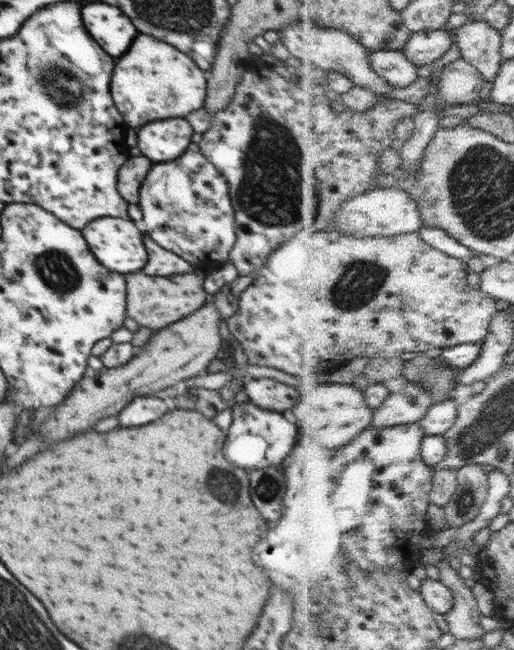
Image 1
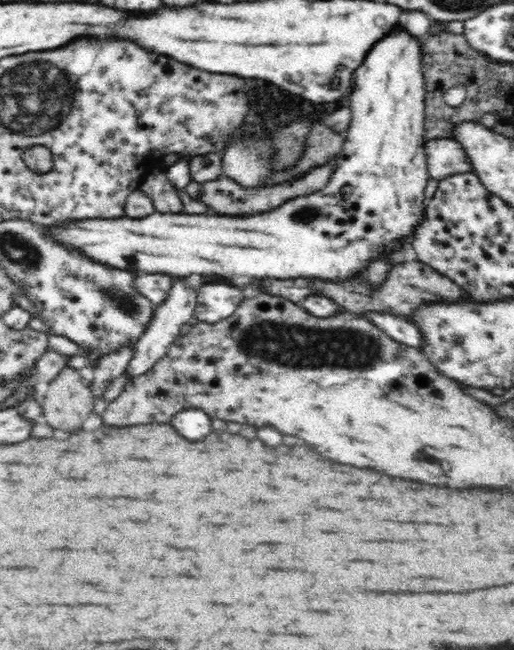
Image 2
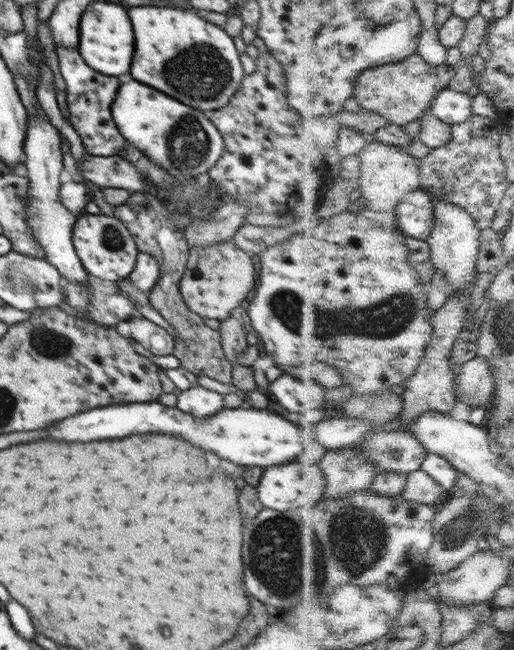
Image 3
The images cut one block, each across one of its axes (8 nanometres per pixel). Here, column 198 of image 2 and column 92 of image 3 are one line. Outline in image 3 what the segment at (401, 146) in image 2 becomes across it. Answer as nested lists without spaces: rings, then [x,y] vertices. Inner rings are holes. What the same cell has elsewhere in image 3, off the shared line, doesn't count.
[[[92,208],[78,217],[72,238],[78,258],[88,274],[119,283],[134,271],[139,250],[126,225],[116,216],[101,214]]]

